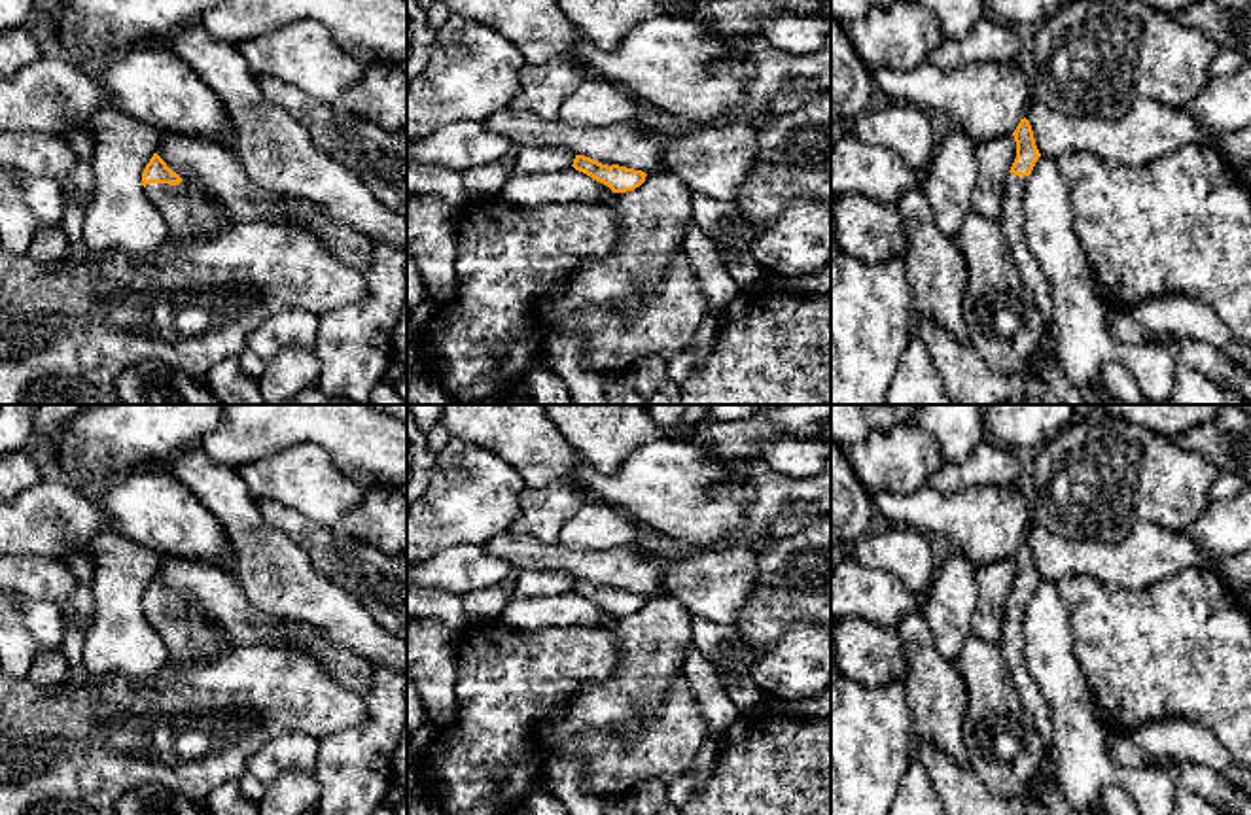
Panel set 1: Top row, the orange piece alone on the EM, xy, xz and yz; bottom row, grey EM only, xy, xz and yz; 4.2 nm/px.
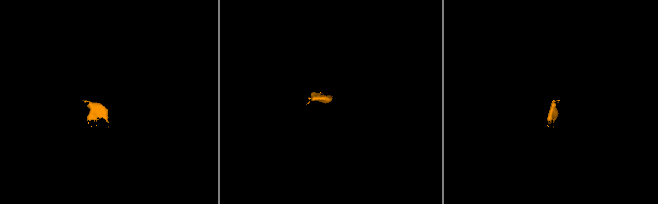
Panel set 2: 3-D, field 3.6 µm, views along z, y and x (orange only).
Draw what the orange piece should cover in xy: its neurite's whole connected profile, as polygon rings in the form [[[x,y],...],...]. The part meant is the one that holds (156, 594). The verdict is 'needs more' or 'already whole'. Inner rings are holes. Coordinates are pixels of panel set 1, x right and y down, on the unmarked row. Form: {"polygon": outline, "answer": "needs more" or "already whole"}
{"polygon": [[[157,577],[142,596],[142,609],[165,641],[170,658],[178,662],[191,662],[233,649],[199,609],[172,596]]], "answer": "needs more"}

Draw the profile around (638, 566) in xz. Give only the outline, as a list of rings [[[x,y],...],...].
[[[505,529],[483,548],[520,571],[564,571],[608,590],[619,588],[645,598],[664,594],[664,571],[670,562],[649,535],[611,550],[568,550]]]

